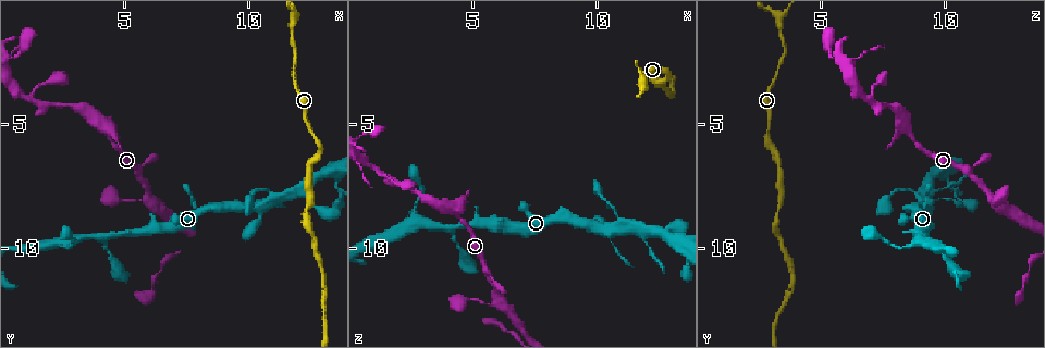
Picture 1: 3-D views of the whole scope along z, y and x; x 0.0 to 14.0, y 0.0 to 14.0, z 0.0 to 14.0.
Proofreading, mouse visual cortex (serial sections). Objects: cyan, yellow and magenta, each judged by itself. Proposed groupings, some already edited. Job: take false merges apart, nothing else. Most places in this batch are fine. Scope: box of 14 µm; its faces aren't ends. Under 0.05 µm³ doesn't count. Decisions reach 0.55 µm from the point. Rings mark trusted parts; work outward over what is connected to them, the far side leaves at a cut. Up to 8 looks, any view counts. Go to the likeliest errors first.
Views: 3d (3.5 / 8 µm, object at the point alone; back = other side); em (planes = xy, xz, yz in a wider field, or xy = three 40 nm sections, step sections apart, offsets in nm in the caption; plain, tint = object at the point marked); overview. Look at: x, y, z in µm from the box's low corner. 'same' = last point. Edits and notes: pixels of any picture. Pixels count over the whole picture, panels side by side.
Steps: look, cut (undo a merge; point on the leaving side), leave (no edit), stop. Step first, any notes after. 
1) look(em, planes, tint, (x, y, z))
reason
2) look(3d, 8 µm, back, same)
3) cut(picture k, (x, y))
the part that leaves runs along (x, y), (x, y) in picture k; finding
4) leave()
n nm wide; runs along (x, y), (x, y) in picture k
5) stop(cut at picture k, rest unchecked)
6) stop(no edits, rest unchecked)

look(3d, 3.5 µm, (1.4, 4.2, 7.0))
sharp bend

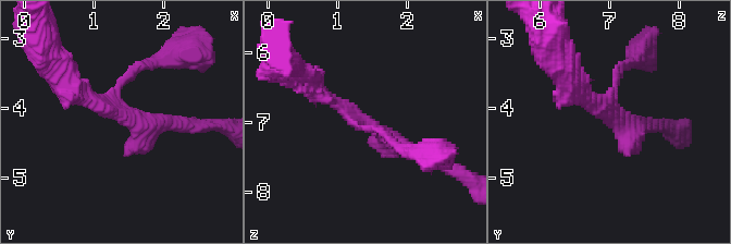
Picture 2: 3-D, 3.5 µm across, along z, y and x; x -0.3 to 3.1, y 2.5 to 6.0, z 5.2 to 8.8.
look(em, xy, step 1, tint, (1.50, 4.15, 7.05))

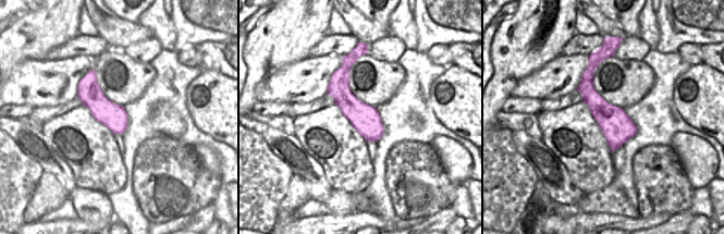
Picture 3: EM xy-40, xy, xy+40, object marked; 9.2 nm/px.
look(em, planes, tint, same)
cut it another way

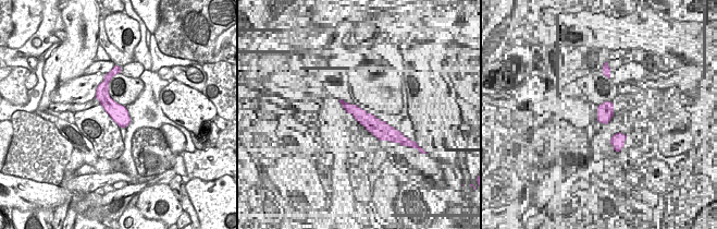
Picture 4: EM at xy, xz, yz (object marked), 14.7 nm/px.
leave()
runs along (430, 159), (396, 145), (316, 89) in picture 2; all the same cell

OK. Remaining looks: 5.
look(3d, 3.5 µm, (10.5, 8.4, 9.3))

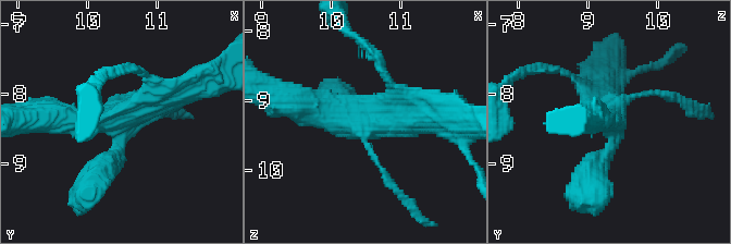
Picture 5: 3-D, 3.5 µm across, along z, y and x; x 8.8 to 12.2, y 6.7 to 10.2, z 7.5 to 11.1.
look(em, xy, step 3, tint, (10.50, 8.30, 9.35))
shape alone is not enough

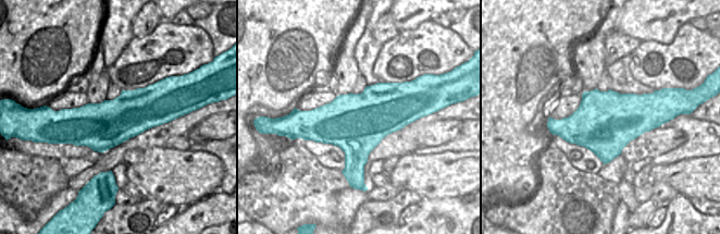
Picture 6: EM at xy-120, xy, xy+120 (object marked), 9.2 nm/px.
leave()
runs along (50, 117), (124, 117), (187, 89) in picture 5; all the same cell

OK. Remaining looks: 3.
look(3d, 3.5 µm, (4.4, 9.4, 9.2))
three-way junction

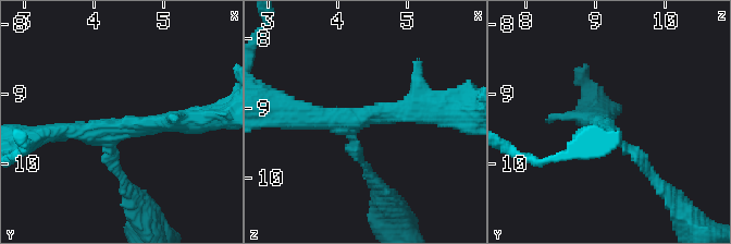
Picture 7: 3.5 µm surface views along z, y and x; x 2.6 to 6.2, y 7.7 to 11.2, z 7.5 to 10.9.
look(em, xy, step 1, tint, (4.30, 9.45, 9.15))
3 arms; arms of 150, 250, 300 nm; shape alone is not enough

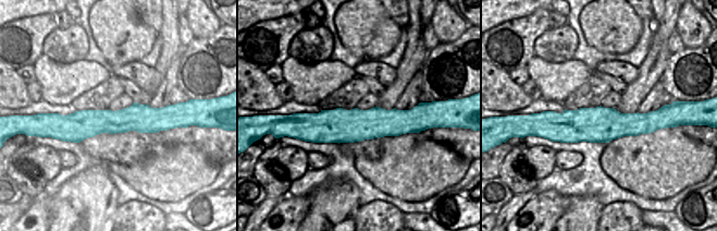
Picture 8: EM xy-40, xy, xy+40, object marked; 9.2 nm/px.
leave()
continuous, no second cell

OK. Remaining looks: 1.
stop(no edits, rest unchecked)

